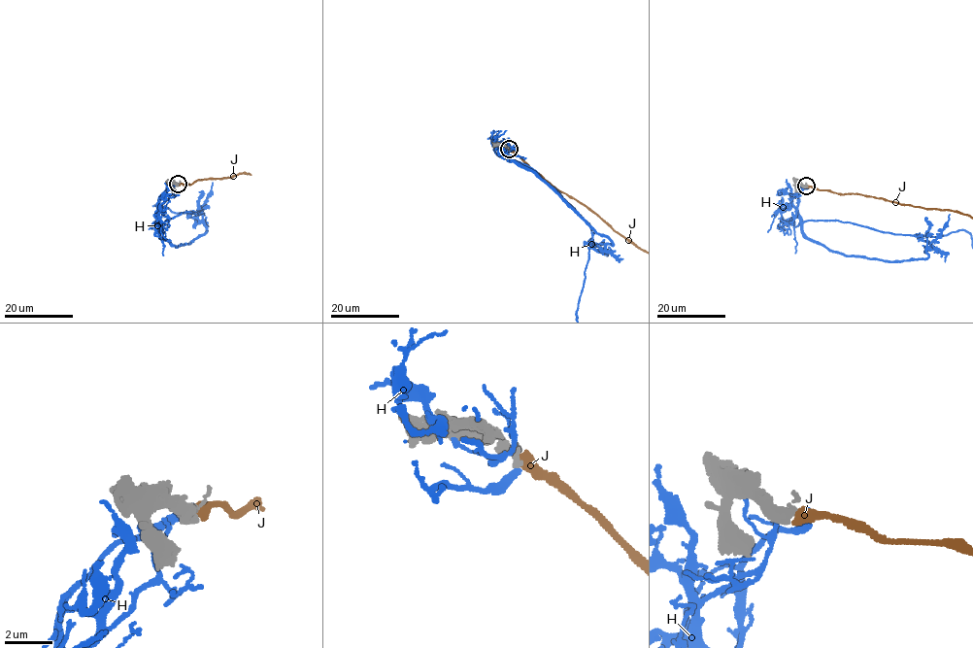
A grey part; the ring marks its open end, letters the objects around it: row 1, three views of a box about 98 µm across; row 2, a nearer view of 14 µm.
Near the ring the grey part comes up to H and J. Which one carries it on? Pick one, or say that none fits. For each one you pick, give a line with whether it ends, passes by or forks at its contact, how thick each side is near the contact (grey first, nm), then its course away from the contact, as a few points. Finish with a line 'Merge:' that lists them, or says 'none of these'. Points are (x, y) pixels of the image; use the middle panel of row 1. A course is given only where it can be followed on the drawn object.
J: it ends there; 320 nm thick on the grey side, 480 nm on the other
Merge: J

